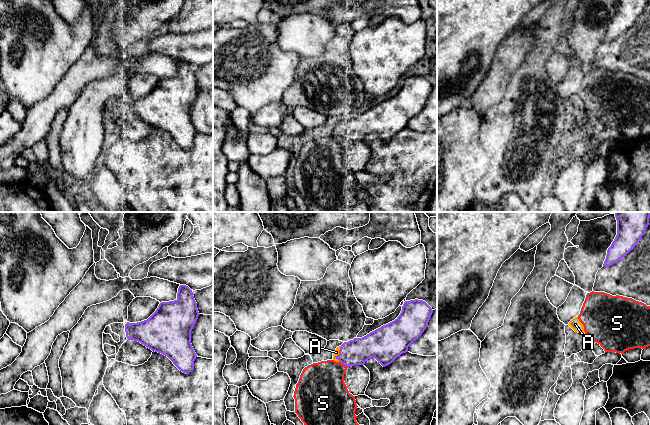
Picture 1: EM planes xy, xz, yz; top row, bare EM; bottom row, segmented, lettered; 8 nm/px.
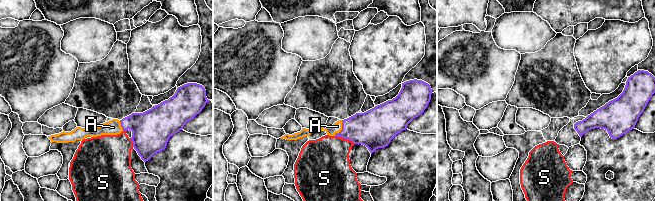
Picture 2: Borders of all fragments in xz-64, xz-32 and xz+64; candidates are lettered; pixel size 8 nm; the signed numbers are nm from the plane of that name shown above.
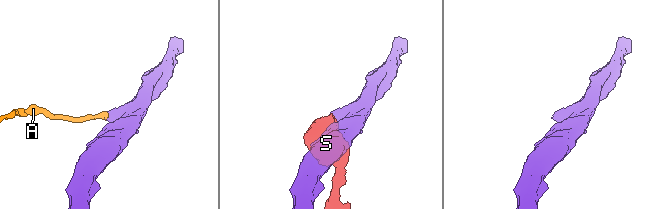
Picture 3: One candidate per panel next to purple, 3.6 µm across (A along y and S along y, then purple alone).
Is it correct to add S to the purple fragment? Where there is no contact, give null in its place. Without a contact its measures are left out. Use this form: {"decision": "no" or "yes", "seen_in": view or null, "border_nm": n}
{"decision": "no", "seen_in": "xz", "border_nm": 90}

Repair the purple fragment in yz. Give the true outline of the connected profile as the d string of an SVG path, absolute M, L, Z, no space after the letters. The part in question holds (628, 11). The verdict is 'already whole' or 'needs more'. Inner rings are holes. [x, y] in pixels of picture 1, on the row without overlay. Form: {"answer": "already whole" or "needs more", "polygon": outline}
{"answer": "already whole", "polygon": "M617 0L617 11L607 26L603 43L611 42L628 30L645 10L649 0Z"}

